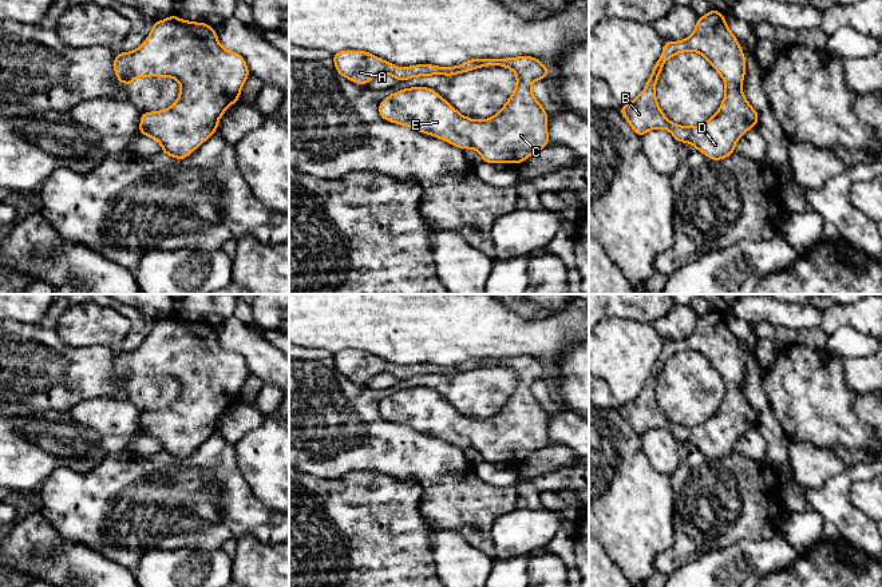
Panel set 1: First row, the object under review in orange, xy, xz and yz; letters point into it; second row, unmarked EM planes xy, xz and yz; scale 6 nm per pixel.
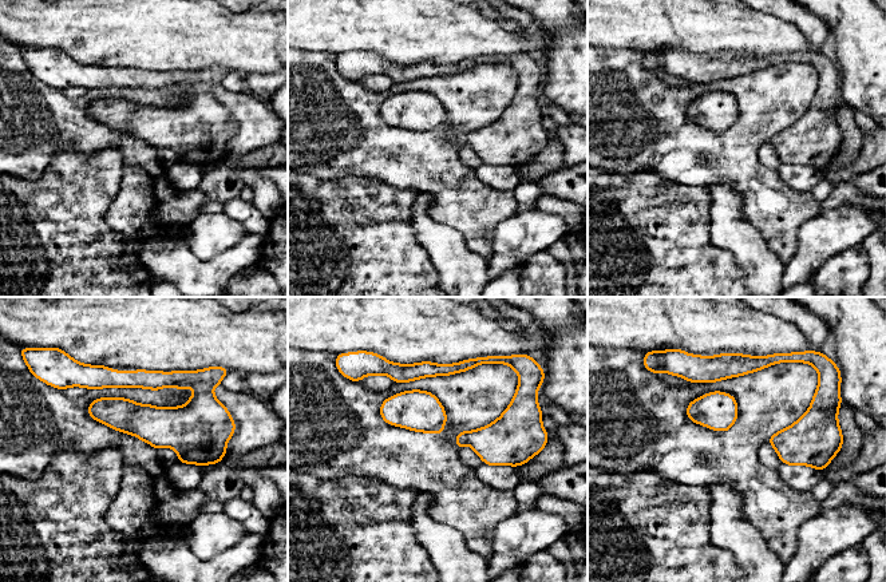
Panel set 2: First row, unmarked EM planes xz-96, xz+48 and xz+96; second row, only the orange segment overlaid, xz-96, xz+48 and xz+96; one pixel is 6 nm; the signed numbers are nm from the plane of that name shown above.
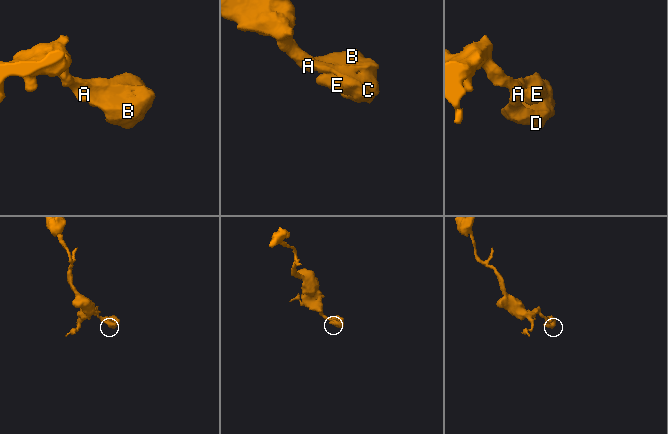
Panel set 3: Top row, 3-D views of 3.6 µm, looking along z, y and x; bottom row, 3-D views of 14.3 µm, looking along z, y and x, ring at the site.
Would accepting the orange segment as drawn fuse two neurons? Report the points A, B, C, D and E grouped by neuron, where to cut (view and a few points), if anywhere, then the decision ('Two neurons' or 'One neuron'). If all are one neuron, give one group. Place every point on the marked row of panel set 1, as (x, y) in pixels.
Groups: A B C D E. No split. One neuron

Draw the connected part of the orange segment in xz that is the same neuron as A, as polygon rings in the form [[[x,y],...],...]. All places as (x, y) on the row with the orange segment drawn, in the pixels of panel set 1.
[[[364,51],[333,53],[336,70],[344,78],[367,84],[373,76],[389,74],[396,80],[414,76],[458,75],[486,66],[502,66],[517,74],[517,87],[501,111],[484,120],[460,115],[439,94],[427,87],[406,88],[379,104],[384,120],[443,139],[462,150],[475,148],[484,163],[517,163],[549,144],[547,112],[531,94],[531,84],[549,76],[549,70],[530,56],[471,59],[456,67],[418,64],[396,68]]]

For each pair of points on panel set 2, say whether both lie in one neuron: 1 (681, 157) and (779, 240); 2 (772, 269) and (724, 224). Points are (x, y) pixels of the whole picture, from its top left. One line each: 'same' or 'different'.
1: same
2: same

